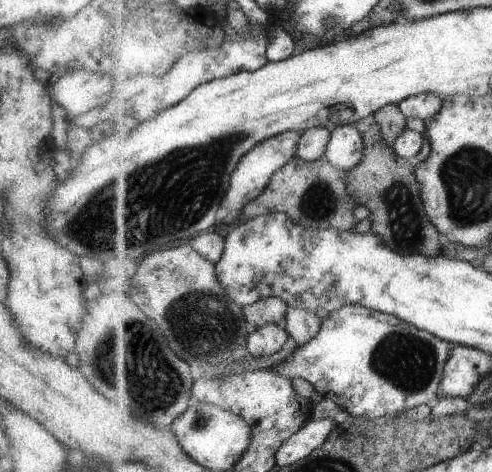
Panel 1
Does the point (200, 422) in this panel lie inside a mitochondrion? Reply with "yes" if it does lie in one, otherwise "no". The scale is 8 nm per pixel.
yes

